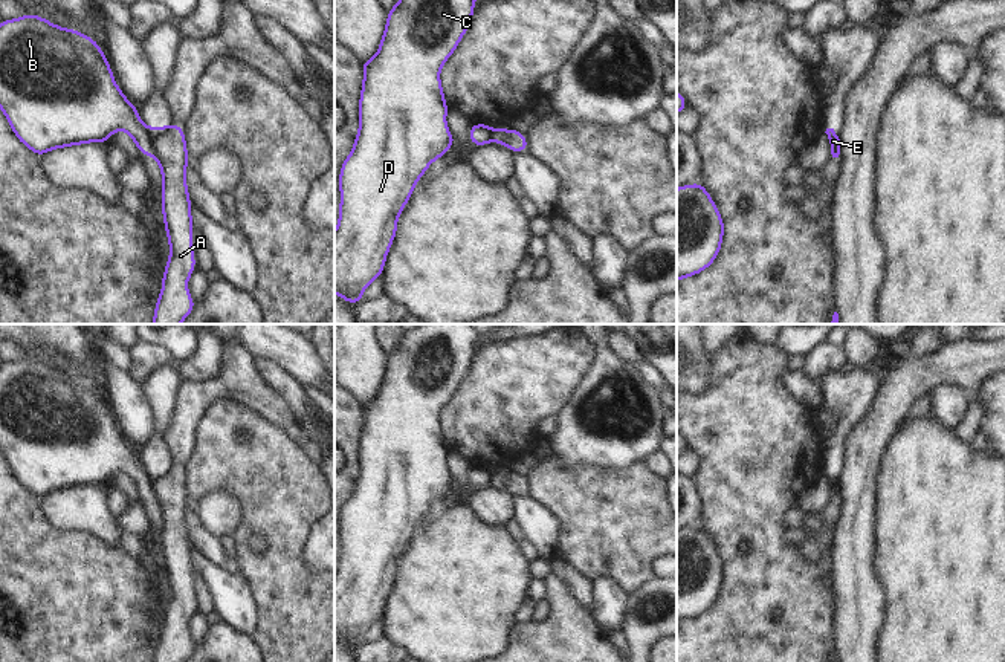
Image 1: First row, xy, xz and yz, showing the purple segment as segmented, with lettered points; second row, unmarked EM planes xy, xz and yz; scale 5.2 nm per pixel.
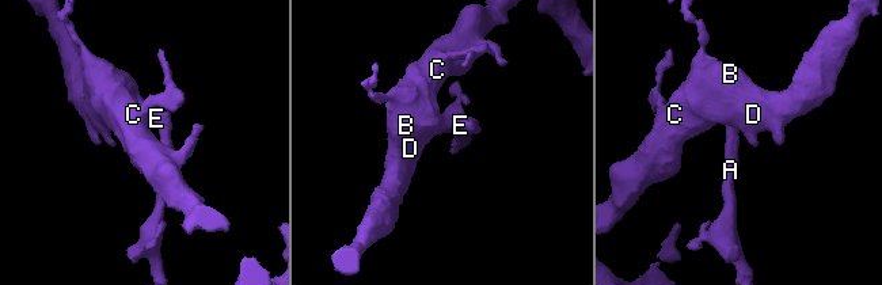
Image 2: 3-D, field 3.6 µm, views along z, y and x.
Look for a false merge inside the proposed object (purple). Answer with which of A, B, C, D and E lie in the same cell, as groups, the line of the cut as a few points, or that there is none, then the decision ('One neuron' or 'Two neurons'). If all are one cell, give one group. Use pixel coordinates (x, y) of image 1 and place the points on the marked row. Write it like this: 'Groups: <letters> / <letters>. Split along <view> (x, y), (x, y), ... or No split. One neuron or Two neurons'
Groups: A E / B C D. Split along xy (153, 129), (148, 152). Two neurons.

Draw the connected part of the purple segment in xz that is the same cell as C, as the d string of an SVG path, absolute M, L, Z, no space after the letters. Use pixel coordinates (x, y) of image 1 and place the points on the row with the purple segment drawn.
M399 0L388 9L377 54L370 61L360 61L364 70L359 99L360 122L354 147L339 173L341 205L334 231L334 294L353 306L364 298L365 287L382 275L397 232L397 217L412 196L417 180L432 161L441 159L457 142L446 127L449 107L440 84L440 69L466 34L473 17L473 5L475 0Z

